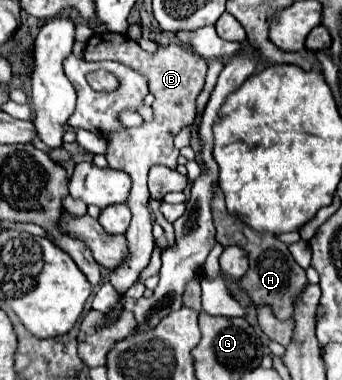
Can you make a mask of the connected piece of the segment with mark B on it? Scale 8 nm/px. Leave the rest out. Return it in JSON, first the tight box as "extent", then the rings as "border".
{"extent":[84,32,206,296],"border":[[[114,32],[94,34],[90,38],[90,42],[86,44],[84,52],[98,56],[98,58],[106,58],[106,60],[118,60],[124,66],[134,68],[136,72],[144,72],[144,76],[148,78],[148,90],[153,96],[156,96],[156,100],[152,104],[154,120],[150,124],[142,124],[140,128],[126,128],[126,132],[118,132],[118,136],[110,136],[108,152],[106,152],[106,160],[108,160],[110,168],[124,170],[132,178],[132,190],[130,190],[130,198],[126,202],[132,212],[132,222],[126,232],[130,258],[120,268],[114,268],[112,276],[110,276],[110,284],[118,290],[120,296],[124,296],[124,292],[138,280],[140,272],[148,266],[152,246],[154,246],[152,220],[150,220],[150,212],[148,212],[148,198],[150,198],[148,186],[146,186],[148,170],[156,164],[162,164],[170,169],[177,168],[178,150],[174,148],[174,136],[180,132],[180,128],[192,124],[192,120],[194,120],[194,114],[196,114],[194,100],[204,86],[206,60],[202,60],[200,56],[190,52],[188,48],[182,48],[180,44],[170,44],[166,48],[160,46],[156,54],[150,54],[150,52],[144,52],[138,46],[138,42],[126,38],[124,34],[114,34]]]}

